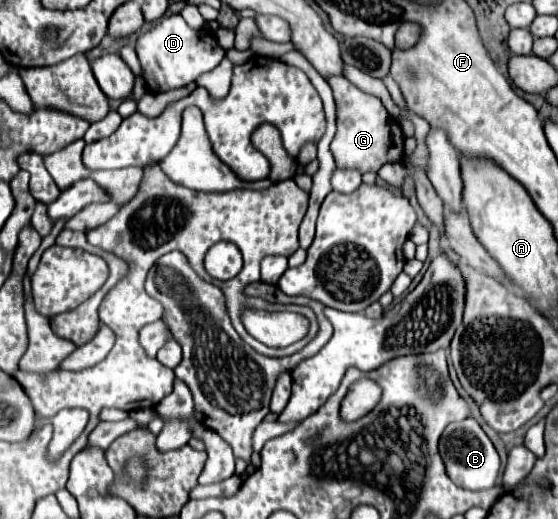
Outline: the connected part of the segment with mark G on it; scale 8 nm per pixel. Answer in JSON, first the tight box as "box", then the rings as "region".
{"box":[328,76,400,172],"region":[[[328,76],[328,84],[334,92],[336,104],[336,134],[330,150],[334,154],[338,168],[358,168],[360,172],[378,170],[386,162],[396,162],[400,156],[400,150],[394,146],[392,126],[396,126],[394,120],[390,120],[390,114],[386,112],[380,98],[362,92],[358,86],[348,82],[344,76]]]}

